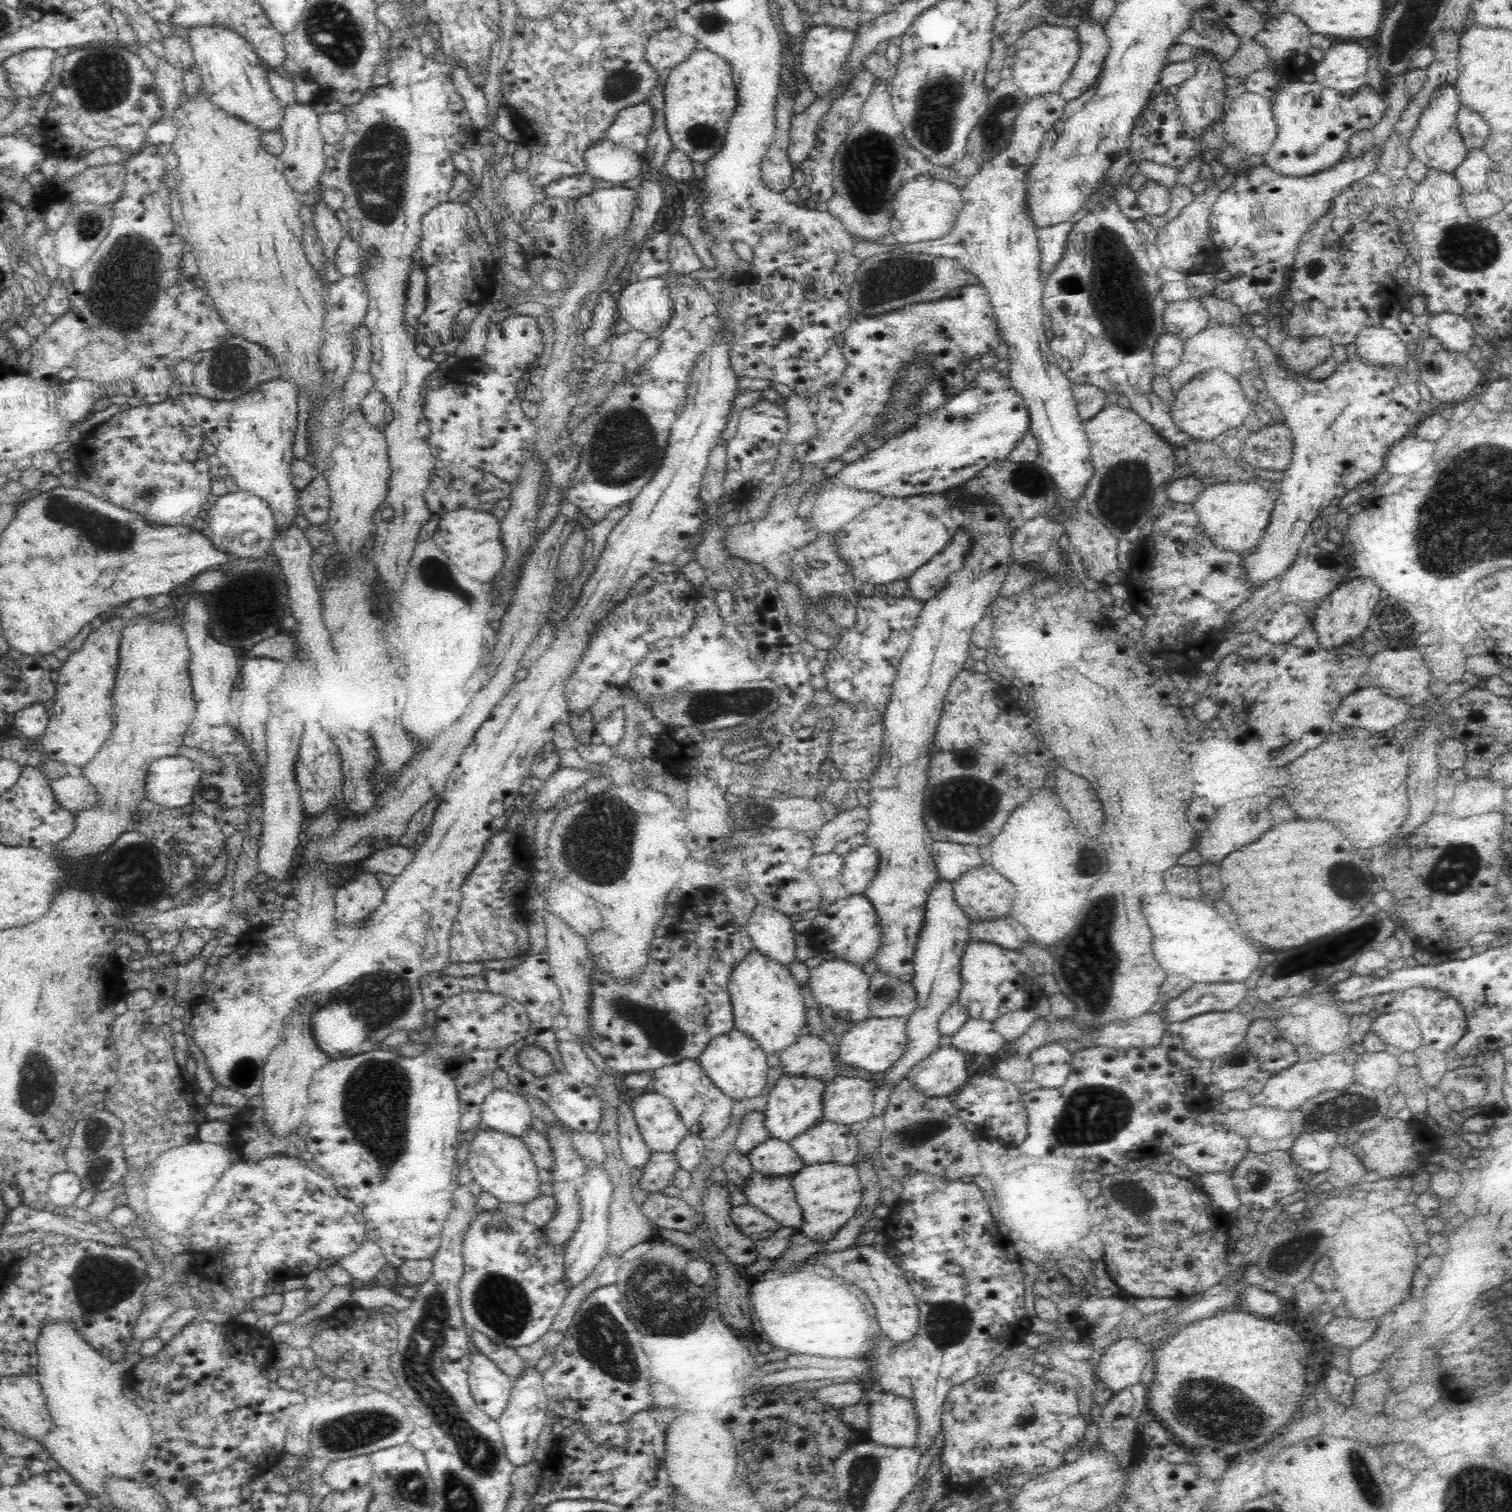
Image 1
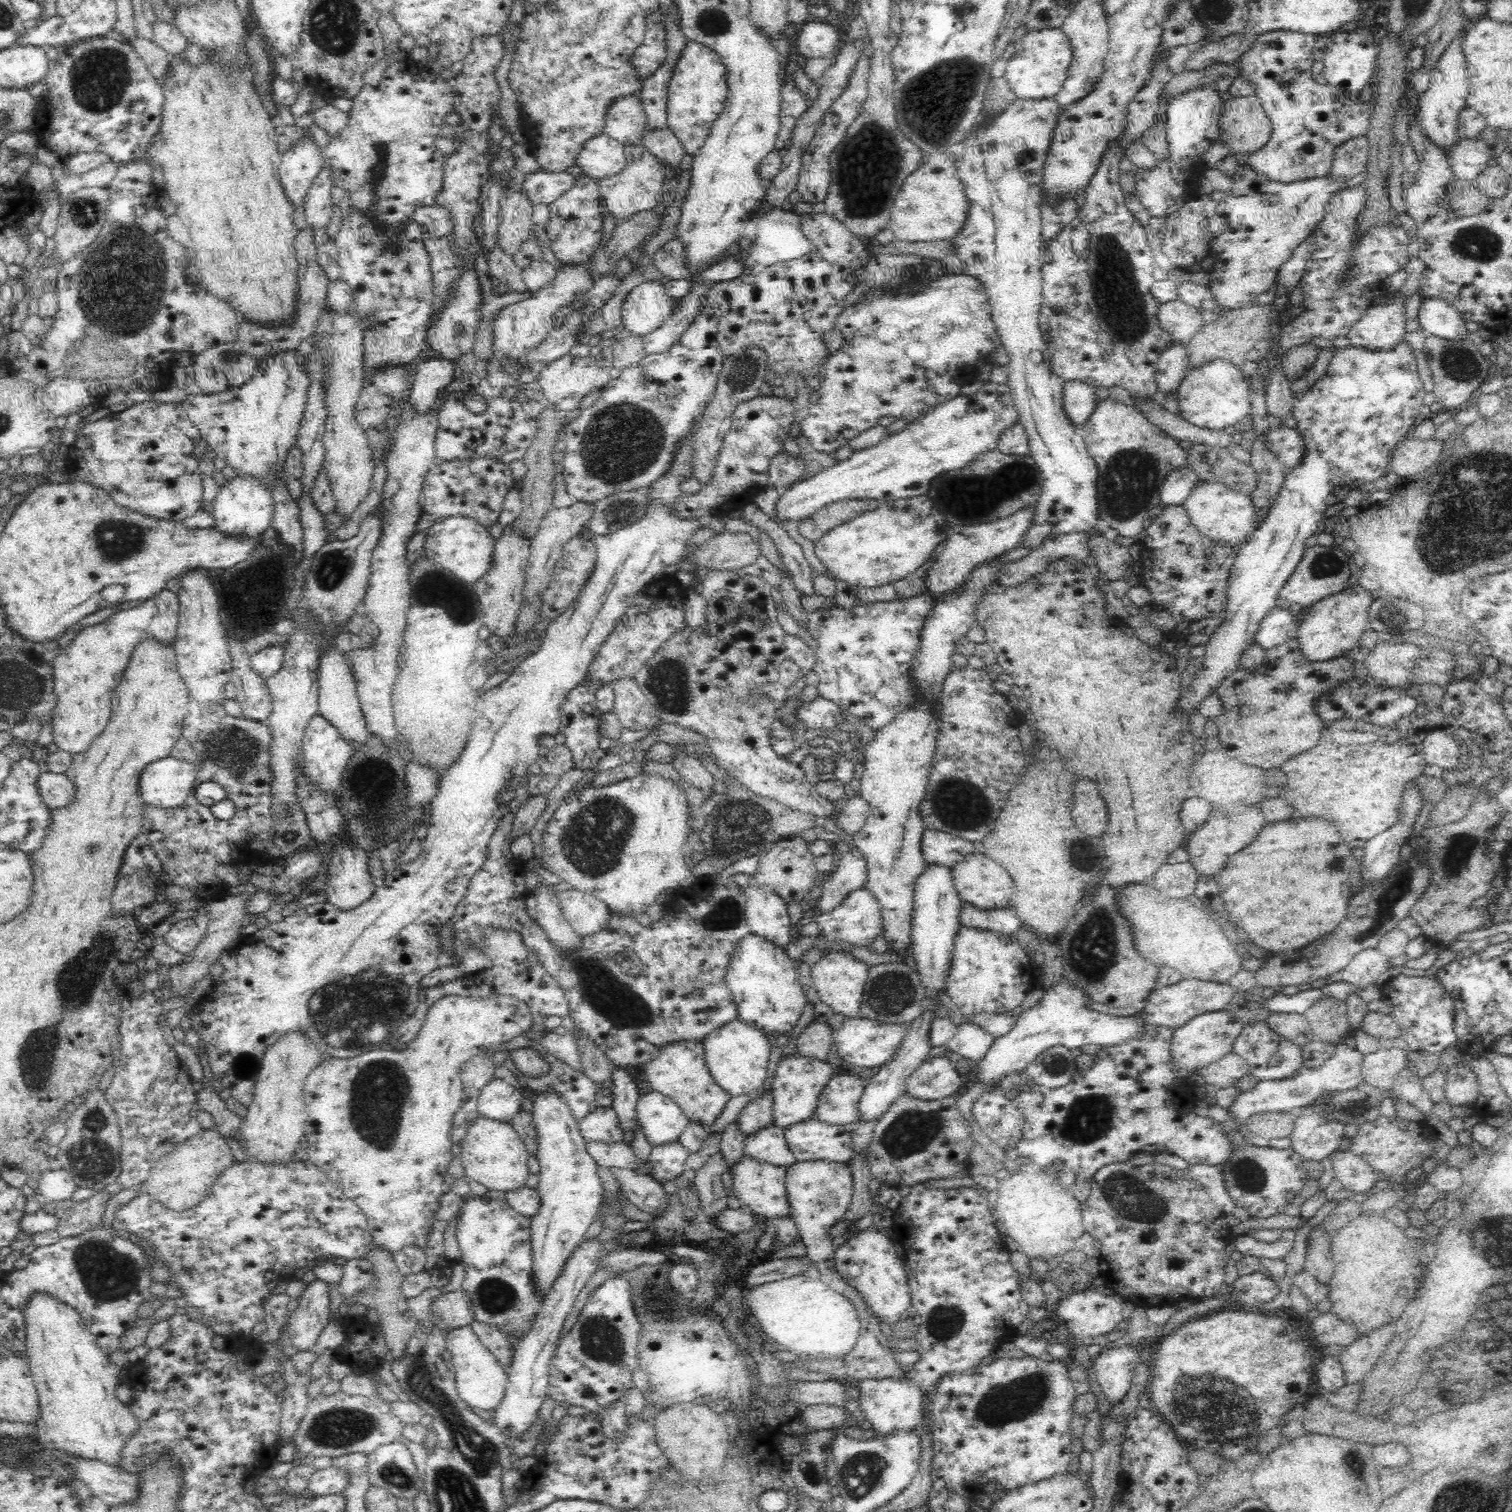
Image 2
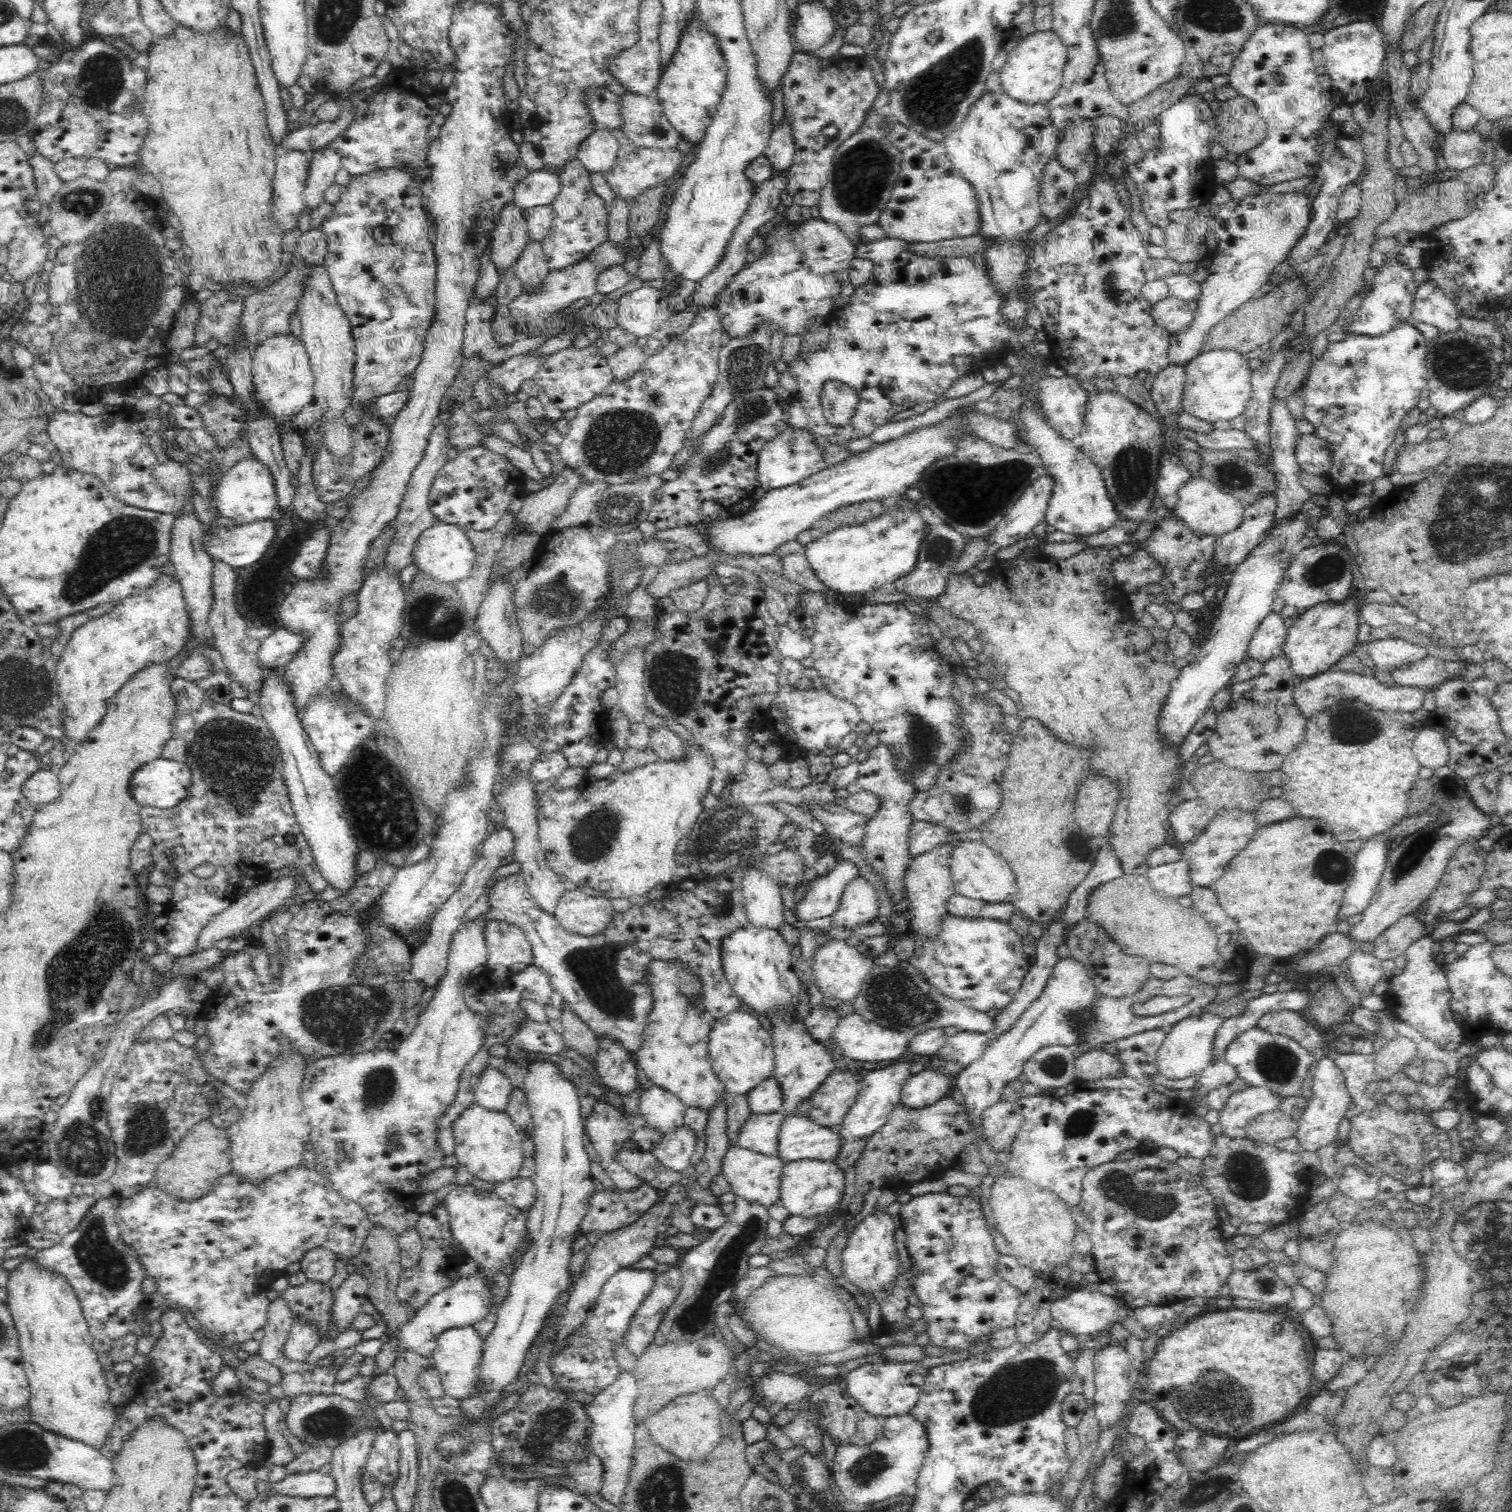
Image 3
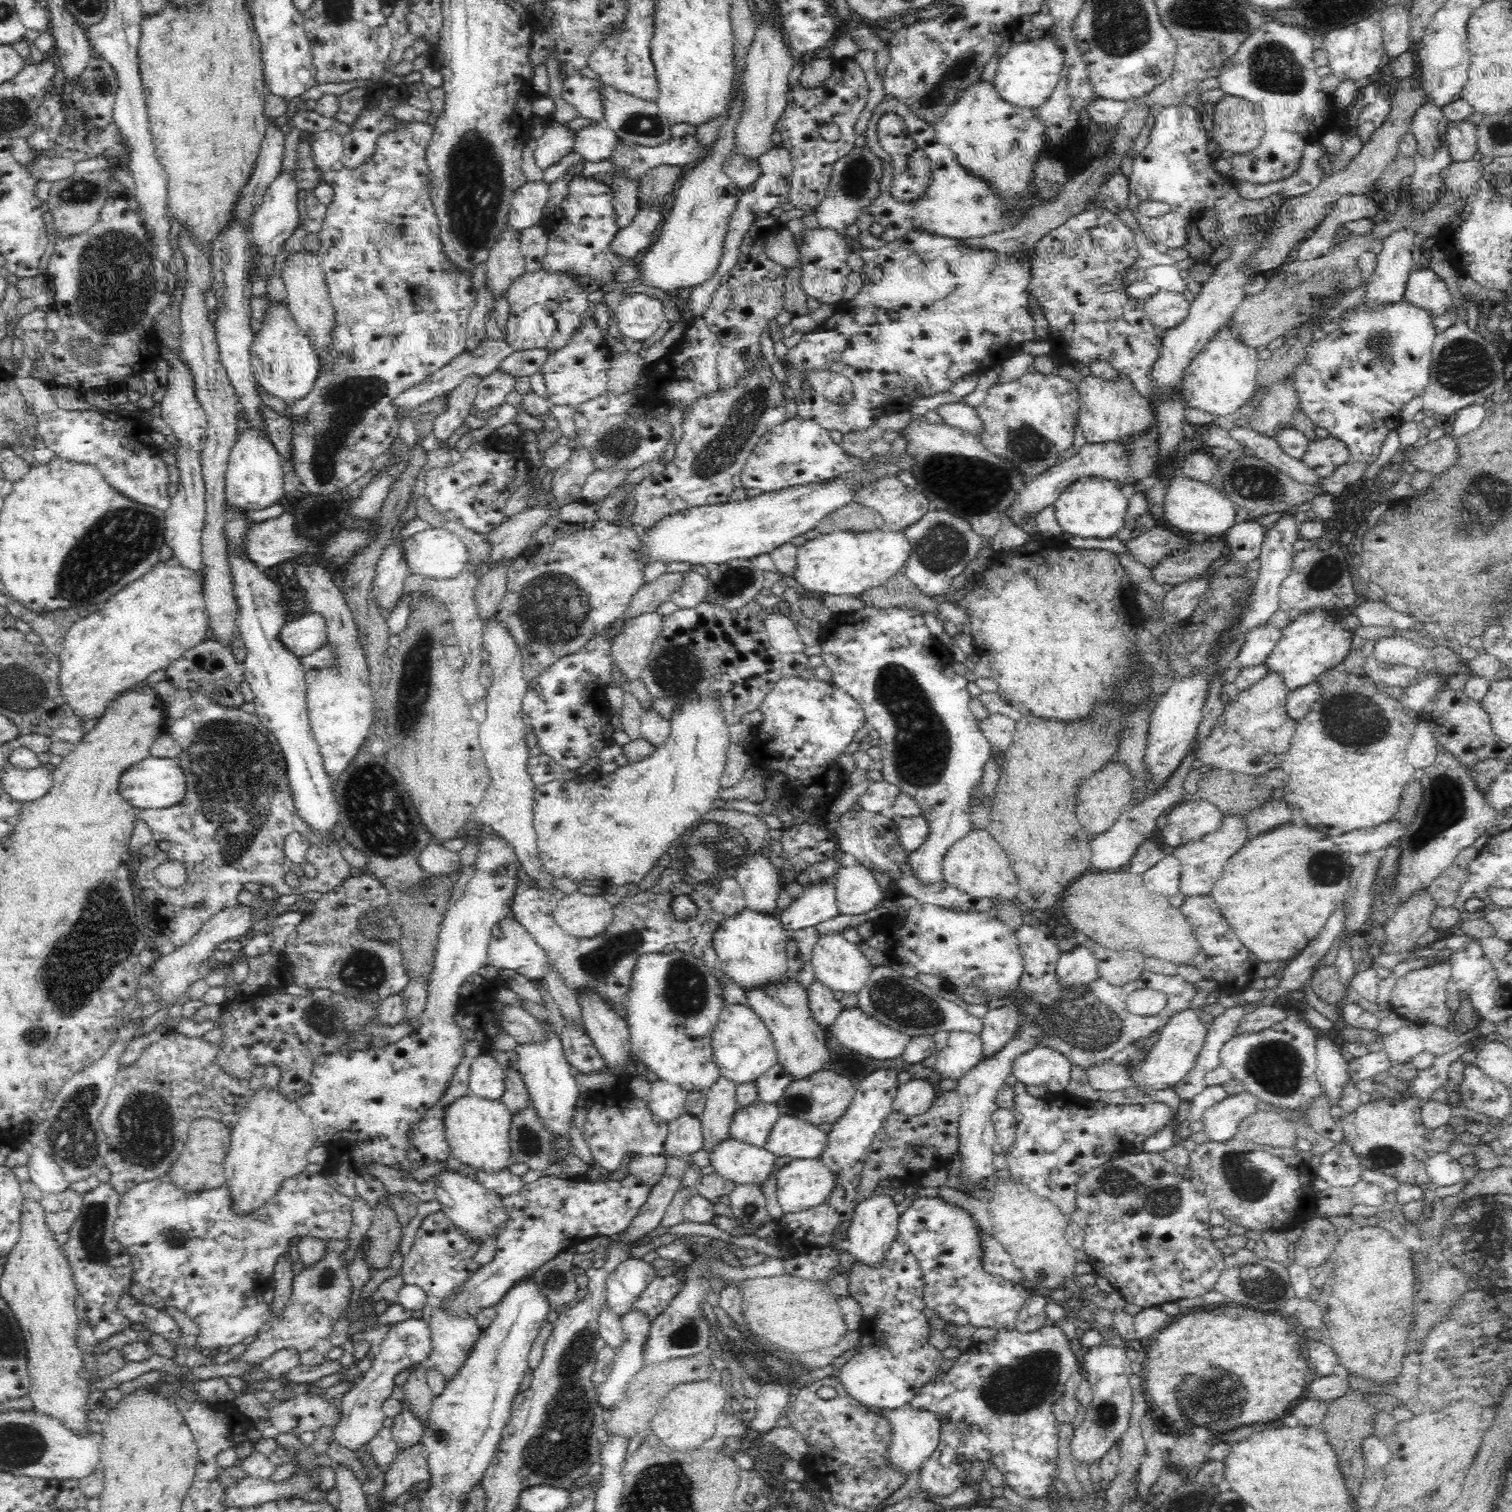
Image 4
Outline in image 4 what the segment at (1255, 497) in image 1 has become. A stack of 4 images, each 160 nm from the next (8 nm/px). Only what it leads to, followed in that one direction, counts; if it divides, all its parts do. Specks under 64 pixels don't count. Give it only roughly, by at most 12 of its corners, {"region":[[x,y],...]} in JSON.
{"region":[[1180,474],[1164,498],[1167,526],[1219,538],[1236,524],[1236,504]]}

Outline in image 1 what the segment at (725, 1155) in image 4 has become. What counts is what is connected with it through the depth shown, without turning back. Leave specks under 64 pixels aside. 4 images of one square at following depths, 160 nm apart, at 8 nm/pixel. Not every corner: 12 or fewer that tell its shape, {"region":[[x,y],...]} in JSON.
{"region":[[752,1172],[738,1199],[799,1230],[791,1177]]}

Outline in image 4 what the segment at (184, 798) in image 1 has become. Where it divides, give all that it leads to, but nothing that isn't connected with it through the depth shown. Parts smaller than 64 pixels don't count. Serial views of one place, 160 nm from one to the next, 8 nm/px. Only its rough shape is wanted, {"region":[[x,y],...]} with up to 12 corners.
{"region":[[149,757],[120,778],[136,810],[170,808],[187,779],[178,758]]}

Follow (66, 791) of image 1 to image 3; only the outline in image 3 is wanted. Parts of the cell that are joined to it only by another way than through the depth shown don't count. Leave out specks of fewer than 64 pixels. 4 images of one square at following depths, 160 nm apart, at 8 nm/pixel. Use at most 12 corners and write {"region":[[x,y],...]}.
{"region":[[44,766],[22,793],[35,808],[62,793],[59,777]]}

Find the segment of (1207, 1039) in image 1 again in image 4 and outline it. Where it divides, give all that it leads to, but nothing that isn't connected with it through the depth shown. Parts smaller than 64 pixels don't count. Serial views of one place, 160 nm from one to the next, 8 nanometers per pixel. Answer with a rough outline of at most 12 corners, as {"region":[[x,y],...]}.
{"region":[[1178,1012],[1128,1073],[1135,1087],[1173,1088],[1192,1070],[1209,1030]]}

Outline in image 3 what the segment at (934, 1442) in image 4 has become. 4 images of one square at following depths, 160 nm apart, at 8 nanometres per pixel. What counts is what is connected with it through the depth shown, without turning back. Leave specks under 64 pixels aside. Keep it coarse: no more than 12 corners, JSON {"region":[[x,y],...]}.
{"region":[[911,1413],[884,1418],[867,1447],[831,1449],[854,1504],[914,1494],[929,1447]]}

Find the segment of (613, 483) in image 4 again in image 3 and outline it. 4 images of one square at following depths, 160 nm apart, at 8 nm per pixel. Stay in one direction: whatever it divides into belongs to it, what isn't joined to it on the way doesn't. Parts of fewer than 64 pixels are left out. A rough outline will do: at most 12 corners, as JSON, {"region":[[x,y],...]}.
{"region":[[606,482],[581,484],[546,533],[589,524]]}

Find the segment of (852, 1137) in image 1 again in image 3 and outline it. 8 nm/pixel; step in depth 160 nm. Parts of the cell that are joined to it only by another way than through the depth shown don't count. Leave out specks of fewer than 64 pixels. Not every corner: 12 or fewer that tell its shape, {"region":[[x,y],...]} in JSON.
{"region":[[798,1114],[786,1115],[778,1156],[834,1161],[840,1133]]}

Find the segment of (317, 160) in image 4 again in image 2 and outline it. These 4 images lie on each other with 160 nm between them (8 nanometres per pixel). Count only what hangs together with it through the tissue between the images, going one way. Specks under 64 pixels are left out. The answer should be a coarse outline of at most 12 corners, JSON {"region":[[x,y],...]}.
{"region":[[324,166],[304,199],[313,230],[329,231],[332,169]]}

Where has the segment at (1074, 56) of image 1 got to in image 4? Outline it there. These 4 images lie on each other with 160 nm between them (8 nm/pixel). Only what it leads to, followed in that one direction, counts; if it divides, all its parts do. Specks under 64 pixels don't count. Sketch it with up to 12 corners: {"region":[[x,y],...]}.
{"region":[[1049,36],[1014,42],[994,88],[1036,109],[1056,88],[1065,54]]}

